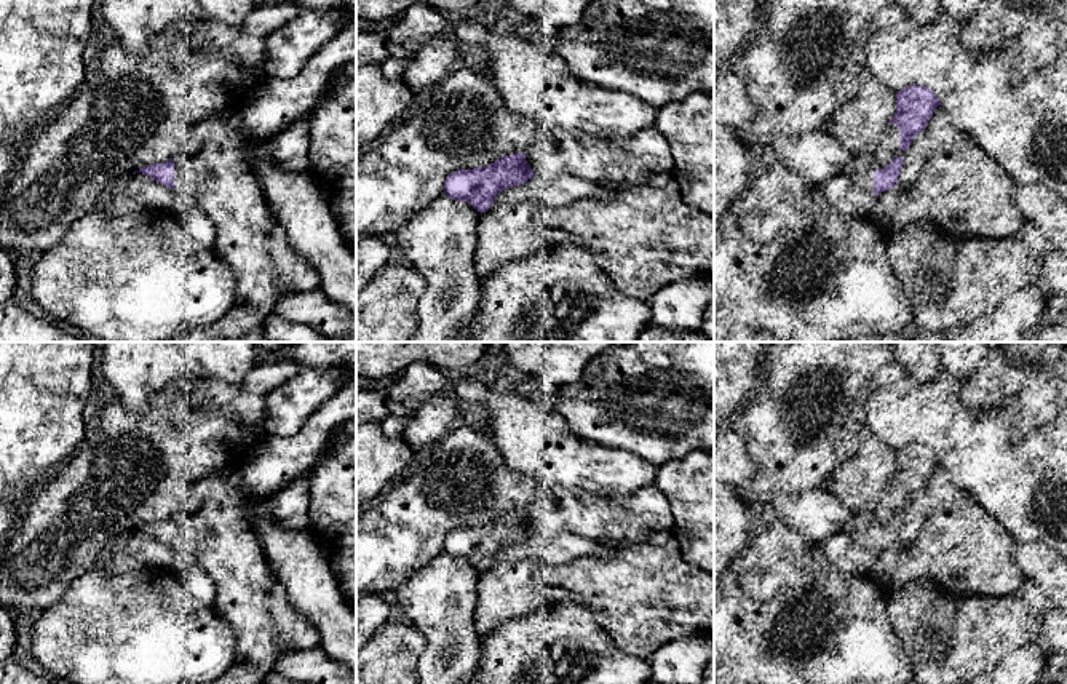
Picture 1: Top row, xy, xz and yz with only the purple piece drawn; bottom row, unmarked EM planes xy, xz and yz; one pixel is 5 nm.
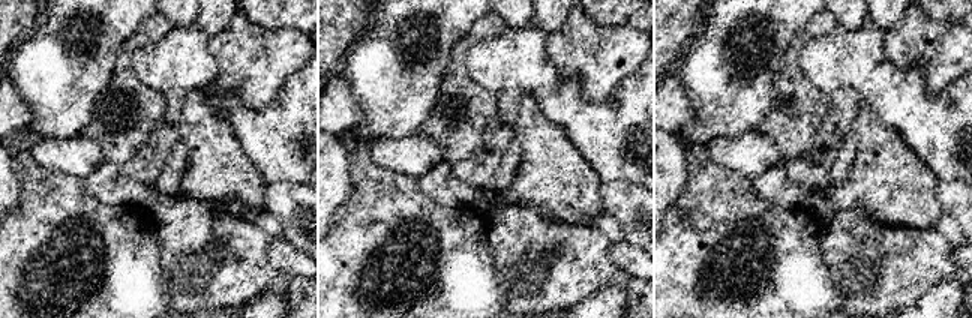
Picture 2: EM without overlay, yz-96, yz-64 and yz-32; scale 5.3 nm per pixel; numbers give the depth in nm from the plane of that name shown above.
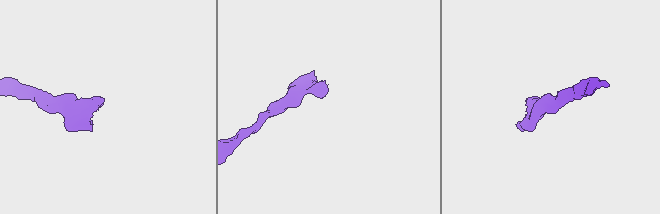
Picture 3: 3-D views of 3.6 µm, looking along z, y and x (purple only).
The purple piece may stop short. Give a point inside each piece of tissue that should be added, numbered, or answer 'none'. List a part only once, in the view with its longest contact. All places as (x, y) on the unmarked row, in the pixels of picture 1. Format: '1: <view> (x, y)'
1: yz (861, 526)

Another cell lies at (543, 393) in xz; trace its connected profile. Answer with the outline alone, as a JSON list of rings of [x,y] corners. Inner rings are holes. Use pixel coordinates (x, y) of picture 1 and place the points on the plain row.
[[[524,377],[516,385],[518,396],[530,400],[546,409],[554,408],[554,400],[557,393],[559,393],[557,385],[551,385],[532,377]]]

